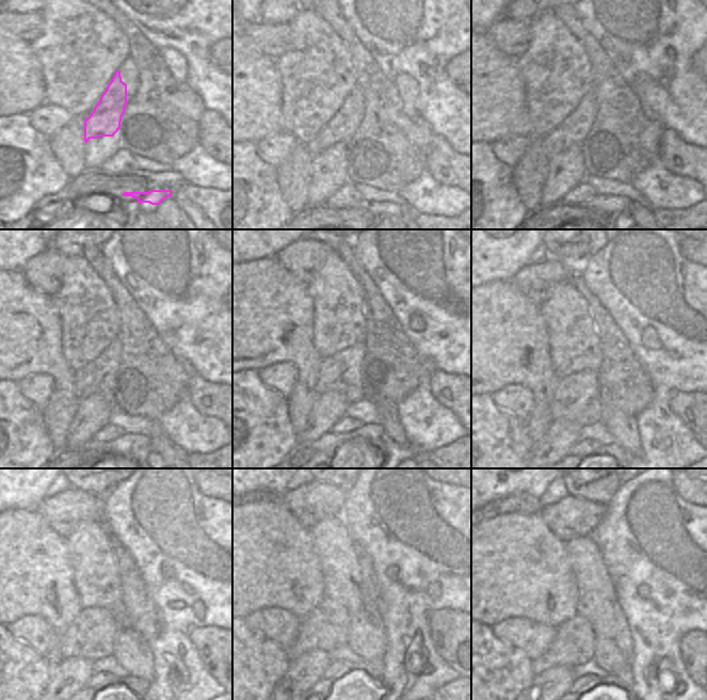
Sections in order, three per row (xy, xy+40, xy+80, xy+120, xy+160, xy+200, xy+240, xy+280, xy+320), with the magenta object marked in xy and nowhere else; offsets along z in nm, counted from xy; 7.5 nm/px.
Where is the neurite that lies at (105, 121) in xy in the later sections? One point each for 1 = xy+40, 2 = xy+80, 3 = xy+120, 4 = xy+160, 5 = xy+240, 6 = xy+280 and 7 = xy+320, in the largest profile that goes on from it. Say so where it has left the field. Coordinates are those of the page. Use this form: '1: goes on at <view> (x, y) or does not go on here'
1: goes on at xy+40 (343, 124)
2: goes on at xy+80 (575, 129)
3: goes on at xy+120 (97, 377)
4: goes on at xy+160 (344, 376)
5: goes on at xy+240 (92, 635)
6: goes on at xy+280 (330, 626)
7: goes on at xy+320 (573, 646)

